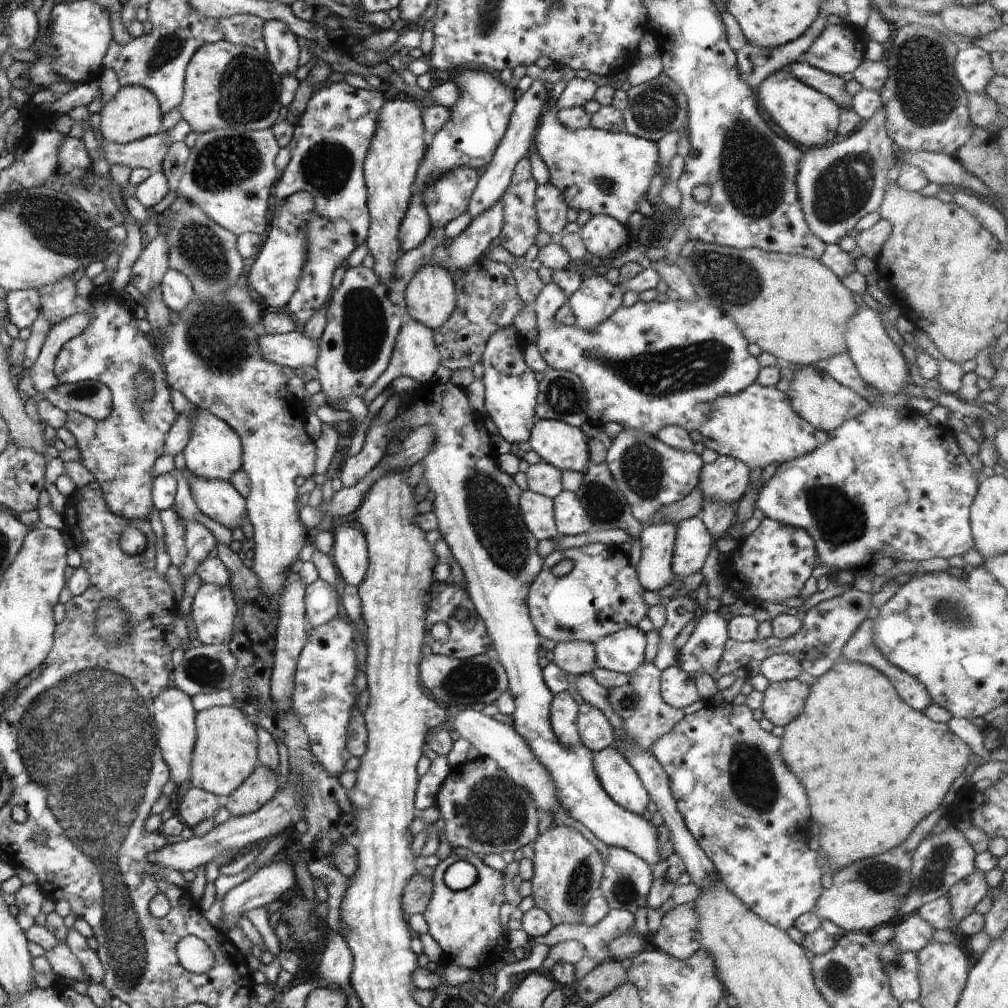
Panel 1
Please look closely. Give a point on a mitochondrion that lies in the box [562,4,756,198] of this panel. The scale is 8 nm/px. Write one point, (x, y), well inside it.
(658, 107)

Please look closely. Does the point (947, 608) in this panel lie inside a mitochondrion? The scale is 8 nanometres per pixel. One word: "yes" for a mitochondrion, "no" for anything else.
yes

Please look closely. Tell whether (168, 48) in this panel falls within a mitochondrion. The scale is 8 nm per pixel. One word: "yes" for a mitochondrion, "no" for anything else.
yes

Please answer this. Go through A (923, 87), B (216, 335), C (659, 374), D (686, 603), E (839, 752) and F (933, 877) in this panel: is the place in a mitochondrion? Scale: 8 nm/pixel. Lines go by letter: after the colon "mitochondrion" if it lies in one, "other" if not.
A: mitochondrion
B: mitochondrion
C: mitochondrion
D: other
E: other
F: mitochondrion

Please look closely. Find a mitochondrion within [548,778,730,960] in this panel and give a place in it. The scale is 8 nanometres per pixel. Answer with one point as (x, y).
(580, 882)

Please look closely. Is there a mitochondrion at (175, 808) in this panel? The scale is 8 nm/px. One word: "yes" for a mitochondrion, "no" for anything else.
no

